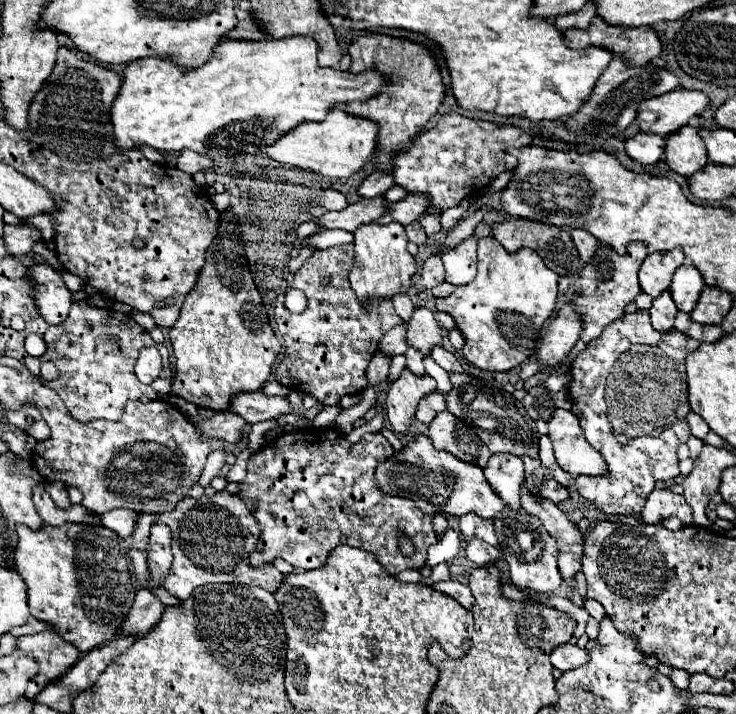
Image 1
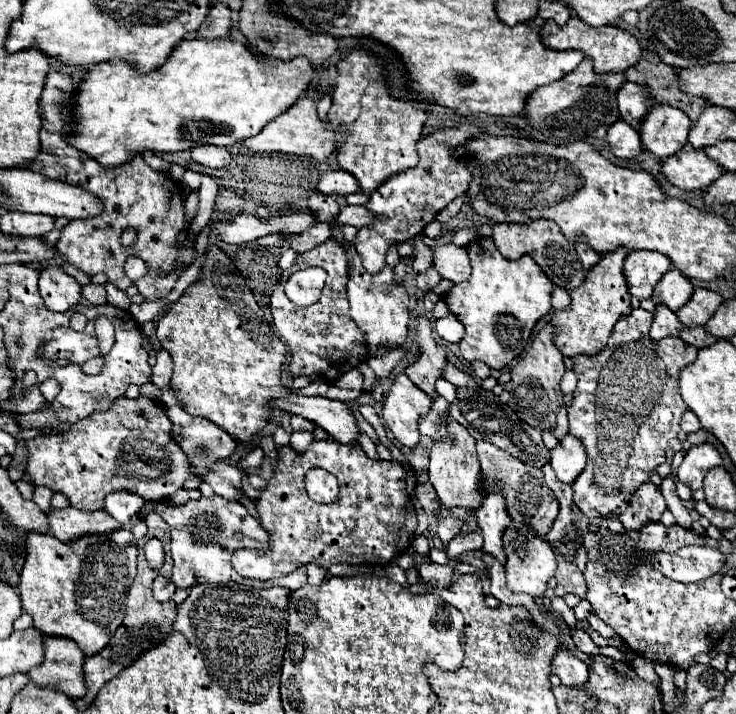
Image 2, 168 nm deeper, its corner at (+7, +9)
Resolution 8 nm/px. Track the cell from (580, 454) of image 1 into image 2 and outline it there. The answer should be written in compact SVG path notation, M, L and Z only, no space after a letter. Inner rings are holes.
M566 435L556 449L552 449L552 461L550 461L556 477L562 483L572 485L572 481L576 481L576 477L582 473L584 465L586 465L586 451L584 445L572 437Z

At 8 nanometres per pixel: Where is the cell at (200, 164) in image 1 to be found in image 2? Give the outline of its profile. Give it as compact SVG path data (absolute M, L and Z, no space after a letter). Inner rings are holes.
M202 145L192 149L192 159L204 167L210 167L212 171L218 171L232 161L232 155L228 149L220 149L218 145Z

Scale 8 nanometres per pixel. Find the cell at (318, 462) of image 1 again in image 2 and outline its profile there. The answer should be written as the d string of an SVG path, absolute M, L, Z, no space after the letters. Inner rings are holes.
M312 441L304 455L282 447L274 475L256 501L256 511L262 527L270 533L270 547L268 551L236 551L232 555L232 567L240 577L258 581L288 575L294 571L294 565L306 563L322 567L334 563L386 565L394 555L410 547L416 529L416 511L406 491L402 467L394 461L372 461L358 447L336 441ZM314 467L336 475L340 483L338 501L320 505L308 497L304 475Z

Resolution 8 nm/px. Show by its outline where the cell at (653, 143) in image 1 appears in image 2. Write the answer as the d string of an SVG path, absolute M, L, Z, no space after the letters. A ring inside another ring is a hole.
M616 121L608 133L606 133L606 143L610 145L610 151L620 157L620 159L634 159L642 153L642 141L636 129L632 129L624 121Z

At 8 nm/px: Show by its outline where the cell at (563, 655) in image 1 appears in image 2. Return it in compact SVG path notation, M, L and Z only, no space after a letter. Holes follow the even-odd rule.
M558 651L558 655L554 657L554 673L560 677L562 685L566 687L582 687L588 681L588 667L586 663L582 663L578 657Z

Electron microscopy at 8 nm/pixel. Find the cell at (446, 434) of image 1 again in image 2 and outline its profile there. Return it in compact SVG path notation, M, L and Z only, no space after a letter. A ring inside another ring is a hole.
M448 419L448 435L432 445L430 451L430 469L428 469L428 481L432 483L438 501L444 507L464 507L470 513L474 513L480 507L482 495L480 495L480 465L476 457L476 441L474 437L454 419Z

